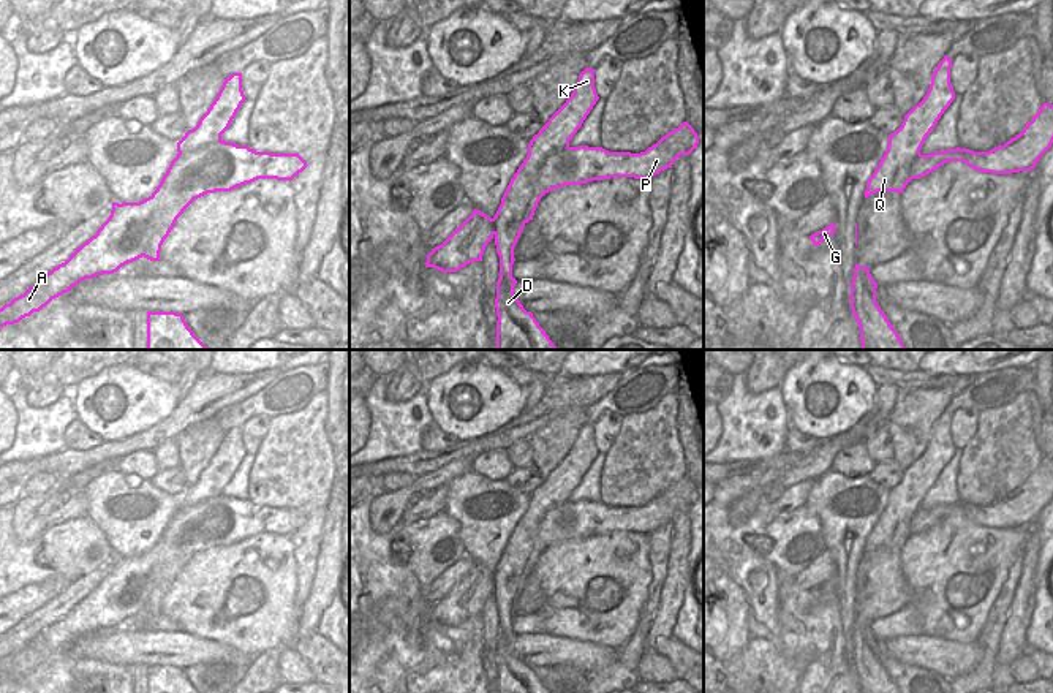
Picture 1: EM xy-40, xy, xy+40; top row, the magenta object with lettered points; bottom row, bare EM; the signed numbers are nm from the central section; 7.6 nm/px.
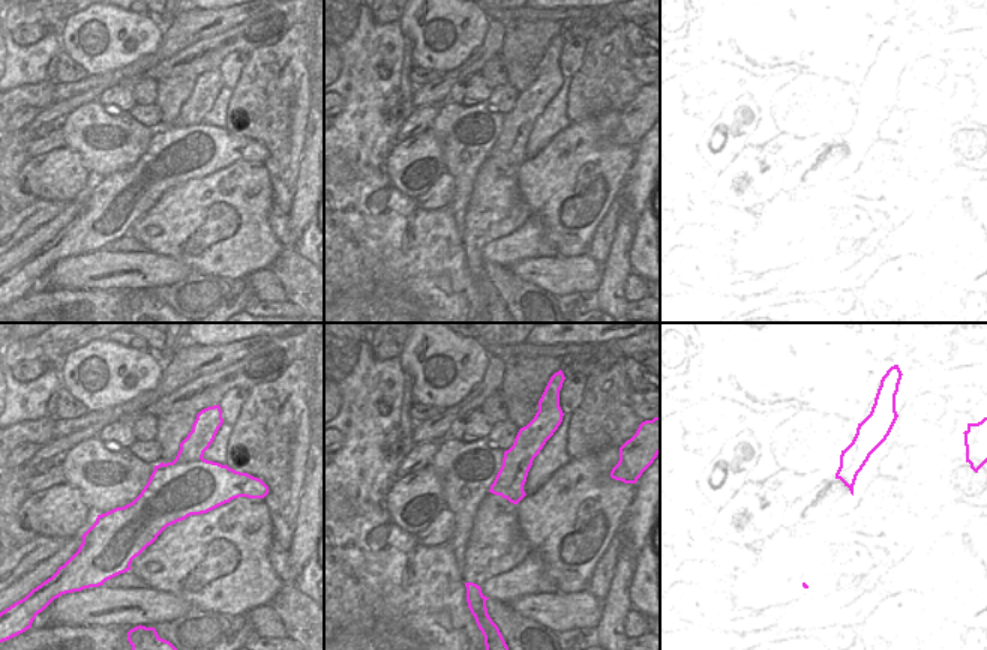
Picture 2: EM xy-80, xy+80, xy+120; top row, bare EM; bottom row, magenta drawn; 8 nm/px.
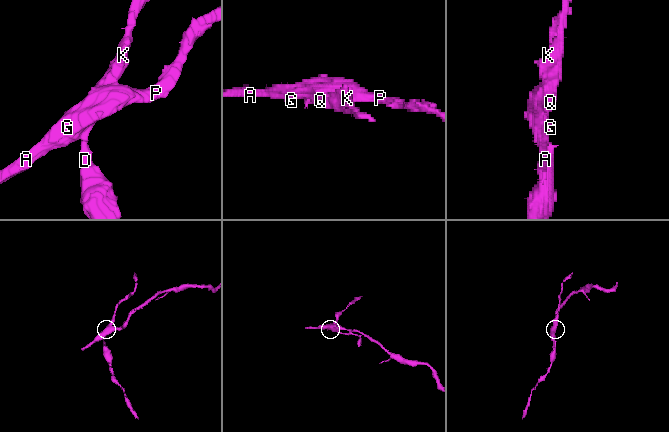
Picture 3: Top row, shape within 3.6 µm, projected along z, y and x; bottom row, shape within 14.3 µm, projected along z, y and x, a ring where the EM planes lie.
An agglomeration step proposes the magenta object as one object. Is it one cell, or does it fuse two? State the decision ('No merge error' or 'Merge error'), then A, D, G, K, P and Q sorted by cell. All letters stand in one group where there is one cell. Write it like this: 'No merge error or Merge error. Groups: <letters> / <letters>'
Merge error. Groups: A G P / D K Q.

